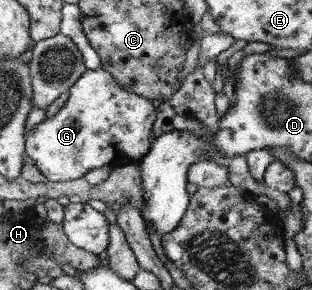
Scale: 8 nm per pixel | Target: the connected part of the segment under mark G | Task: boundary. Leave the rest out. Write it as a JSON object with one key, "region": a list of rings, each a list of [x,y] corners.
{"region":[[[103,68],[86,69],[70,87],[70,97],[65,105],[55,115],[45,118],[26,133],[26,157],[32,160],[49,181],[73,181],[85,176],[91,169],[115,166],[125,160],[139,163],[154,141],[156,112],[151,100],[121,88],[117,80]]]}

